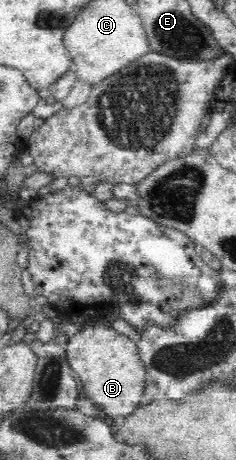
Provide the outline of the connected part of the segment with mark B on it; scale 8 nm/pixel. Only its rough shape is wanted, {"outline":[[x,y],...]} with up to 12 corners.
{"outline":[[87,325],[66,354],[105,416],[142,406],[147,369],[128,335]]}

